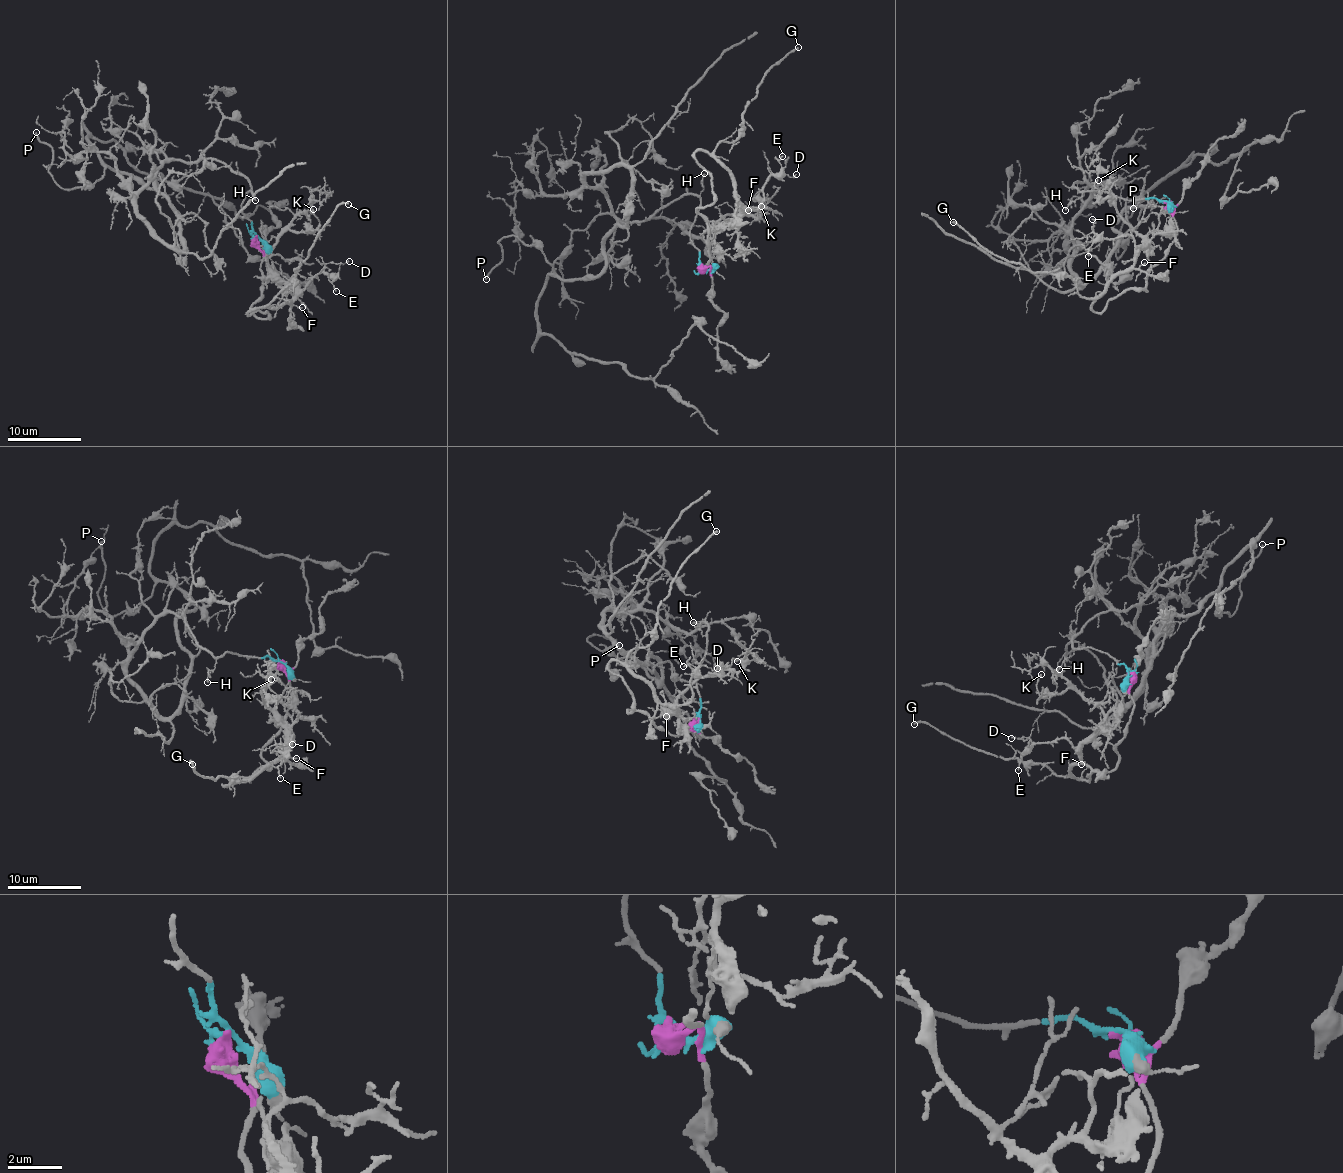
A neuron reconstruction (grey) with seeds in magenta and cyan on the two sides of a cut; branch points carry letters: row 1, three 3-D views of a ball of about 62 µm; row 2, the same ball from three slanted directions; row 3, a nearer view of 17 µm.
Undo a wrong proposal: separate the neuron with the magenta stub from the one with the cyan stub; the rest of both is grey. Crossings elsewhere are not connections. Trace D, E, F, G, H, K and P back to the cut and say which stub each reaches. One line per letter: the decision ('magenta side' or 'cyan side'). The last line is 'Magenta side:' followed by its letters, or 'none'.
D: magenta side
E: magenta side
F: magenta side
G: magenta side
H: cyan side
K: magenta side
P: cyan side
Magenta side: D, E, F, G, K

